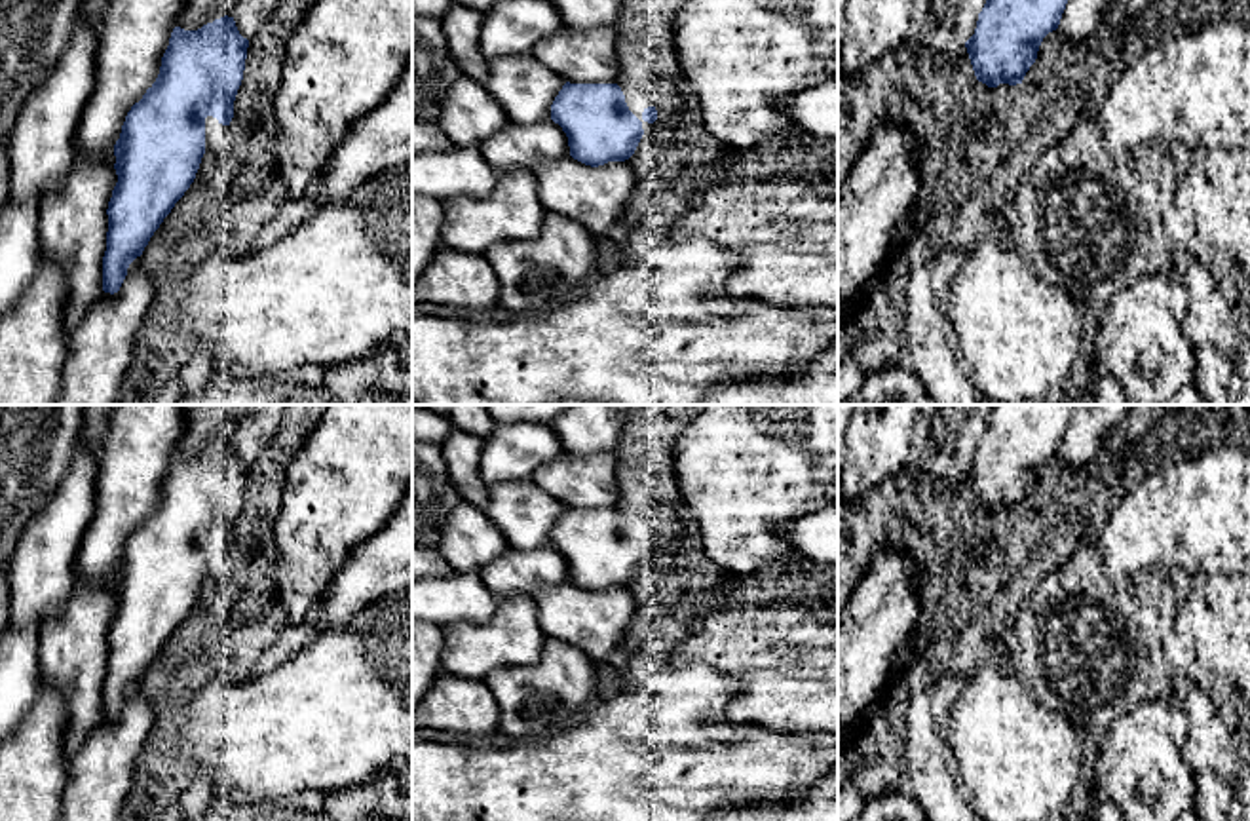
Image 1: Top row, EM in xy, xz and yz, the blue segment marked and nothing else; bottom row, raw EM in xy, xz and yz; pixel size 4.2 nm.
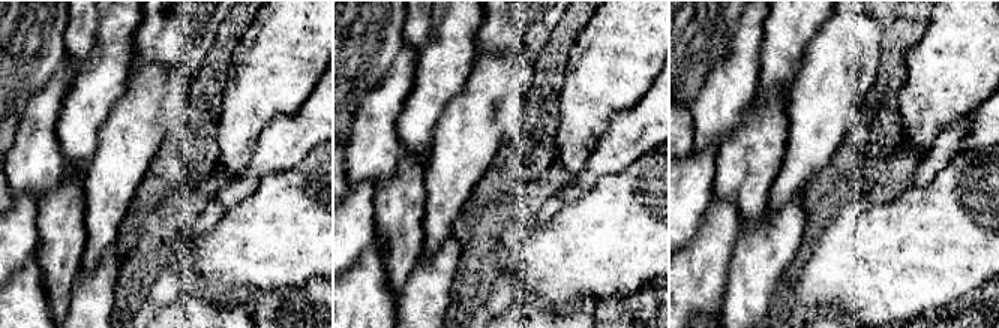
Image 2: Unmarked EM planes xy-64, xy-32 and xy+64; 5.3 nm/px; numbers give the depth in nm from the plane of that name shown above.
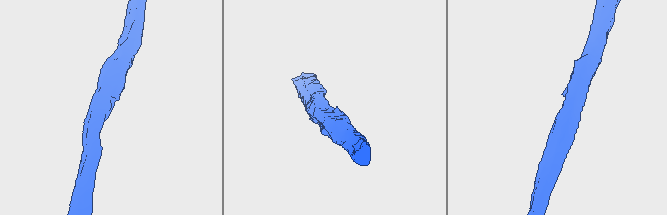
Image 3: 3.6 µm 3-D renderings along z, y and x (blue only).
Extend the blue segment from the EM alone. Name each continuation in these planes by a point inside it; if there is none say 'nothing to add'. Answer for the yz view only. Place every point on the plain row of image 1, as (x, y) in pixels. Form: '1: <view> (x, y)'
nothing to add

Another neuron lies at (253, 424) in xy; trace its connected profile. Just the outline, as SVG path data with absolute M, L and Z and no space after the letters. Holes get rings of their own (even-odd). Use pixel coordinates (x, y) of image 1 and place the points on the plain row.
M184 405L186 426L177 443L184 456L198 456L224 441L236 447L239 460L255 464L266 443L277 433L287 405Z

